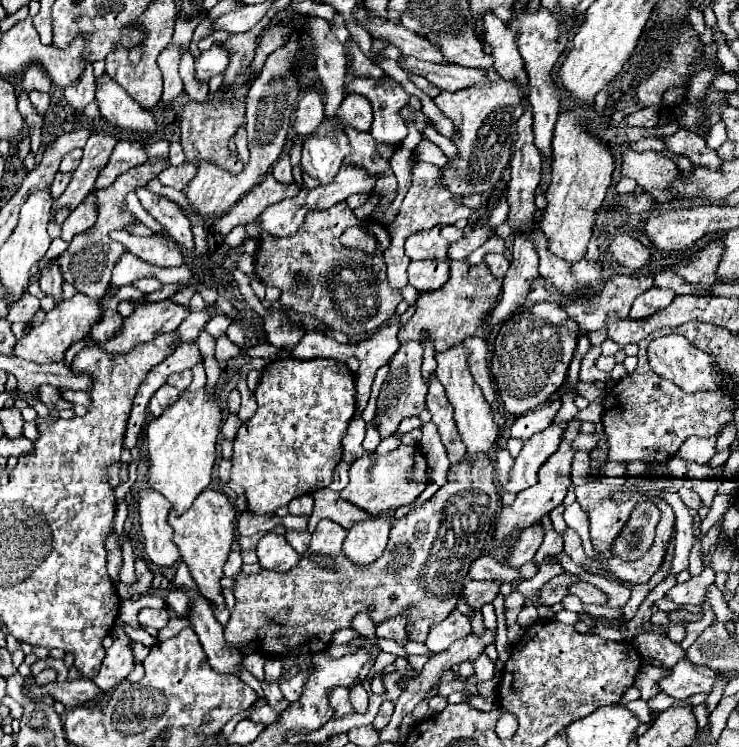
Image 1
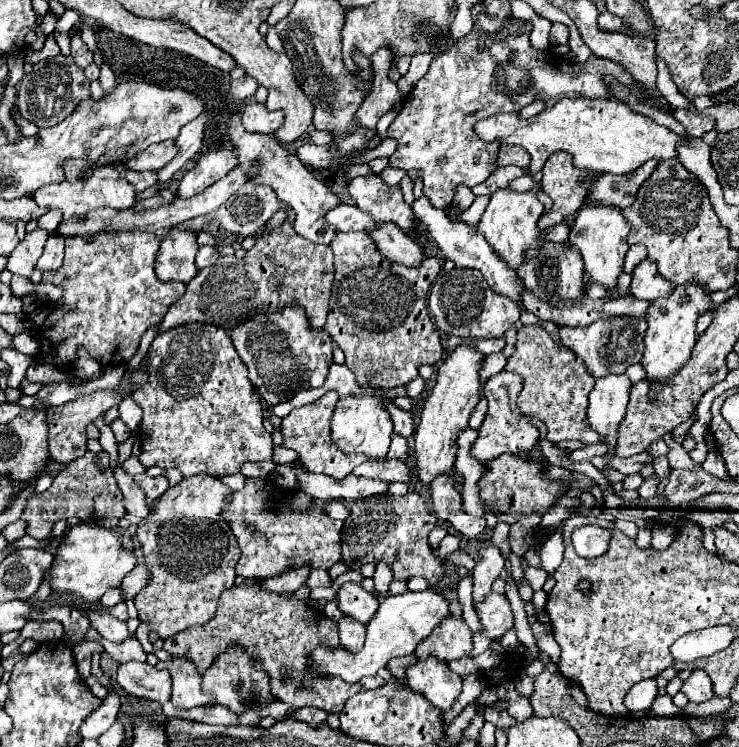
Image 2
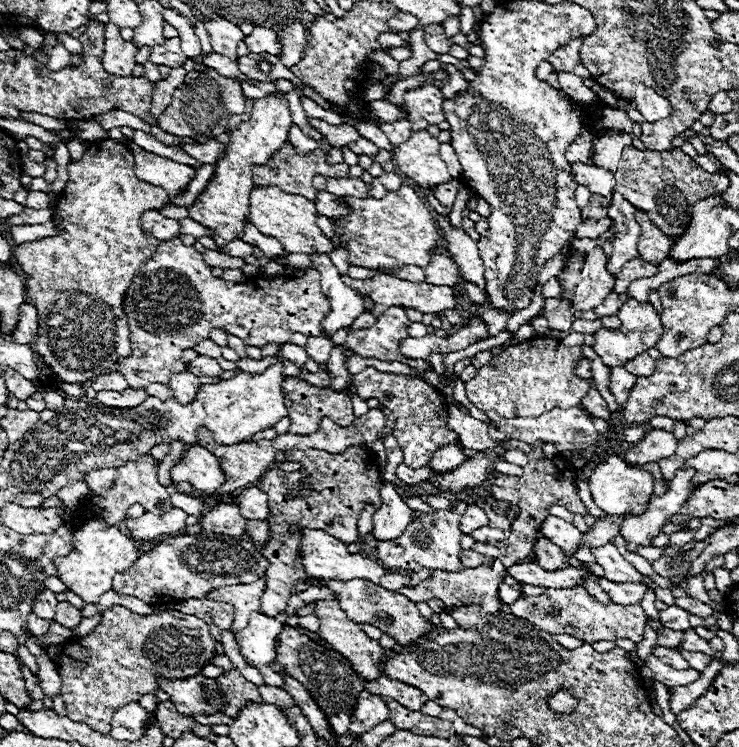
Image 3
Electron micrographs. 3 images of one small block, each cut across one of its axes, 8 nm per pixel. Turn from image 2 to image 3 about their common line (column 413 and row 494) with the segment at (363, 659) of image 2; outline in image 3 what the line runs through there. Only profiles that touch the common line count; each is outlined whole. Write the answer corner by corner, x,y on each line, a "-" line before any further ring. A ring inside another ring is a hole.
616,454
608,456
602,464
598,464
594,468
594,474
590,476
588,484
590,484
594,504
598,508
602,508
604,512
608,512
610,516
622,516
622,514
640,516
640,514
646,512
646,506
648,506
650,498
654,496
654,478
652,478
652,474
648,474
640,468
626,466
624,460

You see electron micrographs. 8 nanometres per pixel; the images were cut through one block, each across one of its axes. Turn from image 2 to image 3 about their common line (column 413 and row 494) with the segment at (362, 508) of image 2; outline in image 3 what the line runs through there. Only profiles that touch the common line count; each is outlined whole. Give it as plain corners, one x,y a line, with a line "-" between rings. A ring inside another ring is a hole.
544,442
532,444
532,450
528,452
528,464
524,466
522,476
496,474
496,478
492,480
492,486
490,486
490,492
496,500
510,502
514,506
514,510
518,512
512,522
512,534
504,542
504,546
500,546
500,552
496,556
506,568
510,568
512,564
520,564
522,560
532,556
534,544
536,544
536,532
540,530
542,520
548,516
550,506
560,504
560,506
566,506
572,514
581,514
582,516
588,514
586,506
582,504
582,500
578,498
578,492
576,492
572,464
566,462
564,456
560,456
560,454
554,458
546,458
542,452
542,444

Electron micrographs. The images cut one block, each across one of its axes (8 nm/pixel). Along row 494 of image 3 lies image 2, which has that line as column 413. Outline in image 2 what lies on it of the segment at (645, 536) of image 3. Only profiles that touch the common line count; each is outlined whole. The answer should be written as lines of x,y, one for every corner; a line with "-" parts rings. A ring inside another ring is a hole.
428,656
428,660
416,658
416,662
406,668
406,682
414,692
424,694
442,712
452,708
462,690
462,678
434,656

